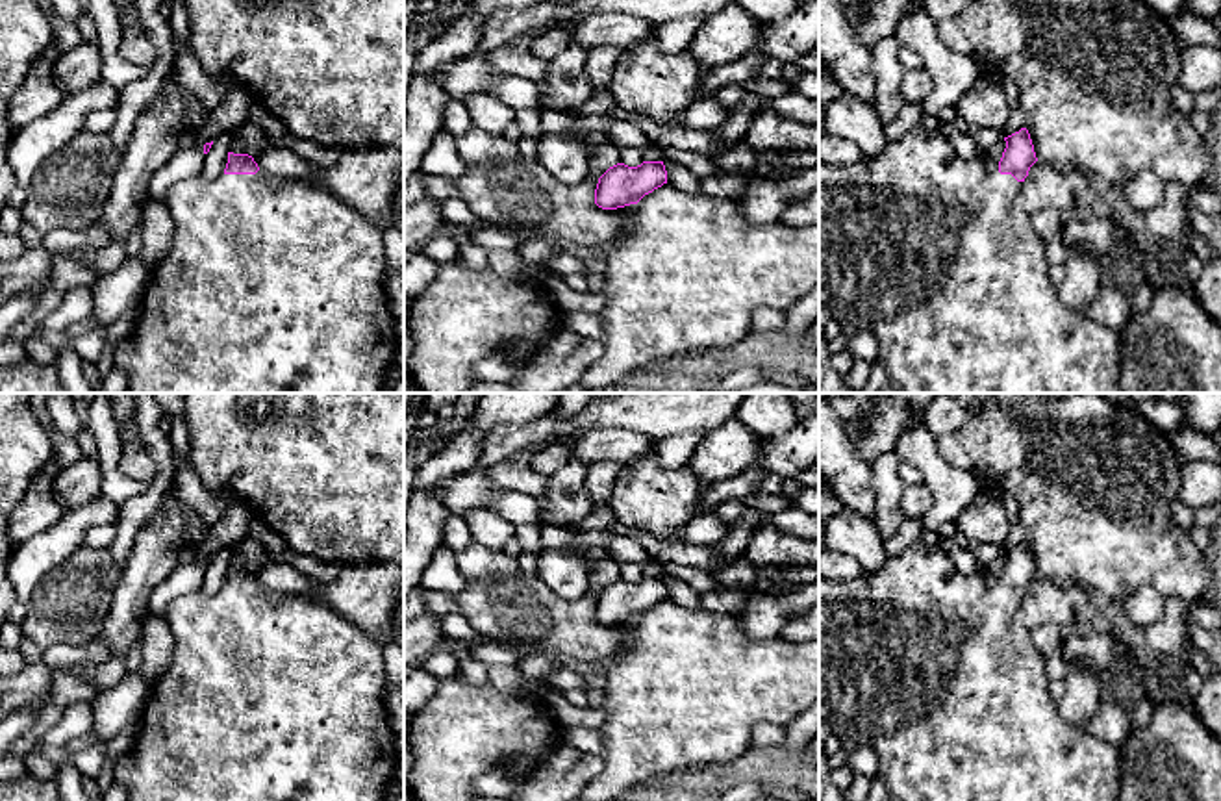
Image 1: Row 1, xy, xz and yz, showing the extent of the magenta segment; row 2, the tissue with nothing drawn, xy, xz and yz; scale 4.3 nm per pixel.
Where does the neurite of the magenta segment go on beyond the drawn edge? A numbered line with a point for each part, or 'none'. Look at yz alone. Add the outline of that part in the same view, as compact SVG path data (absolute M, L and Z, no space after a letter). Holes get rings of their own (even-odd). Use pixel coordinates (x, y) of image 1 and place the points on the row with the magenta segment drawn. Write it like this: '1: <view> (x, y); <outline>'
1: yz (934, 254); M923 115L913 128L895 137L875 159L850 167L830 167L819 161L819 304L843 328L869 330L878 341L878 358L887 373L880 393L1123 393L1119 336L1110 326L1060 302L1049 280L1051 263L1045 241L1036 234L1030 215L1021 206L1021 185L1012 174L988 169L982 161L962 159L947 130L936 117Z

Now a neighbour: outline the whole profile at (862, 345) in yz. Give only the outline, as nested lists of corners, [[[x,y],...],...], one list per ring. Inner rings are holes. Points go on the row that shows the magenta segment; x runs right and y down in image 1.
[[[858,330],[850,336],[847,352],[856,360],[865,360],[873,363],[878,358],[878,341],[876,336],[869,330]]]

